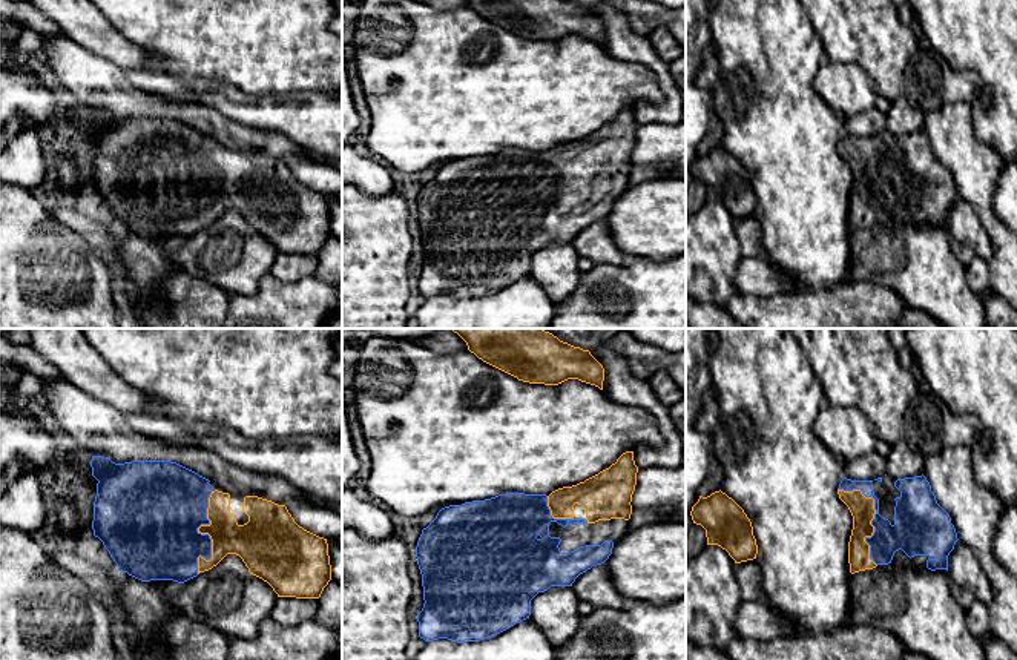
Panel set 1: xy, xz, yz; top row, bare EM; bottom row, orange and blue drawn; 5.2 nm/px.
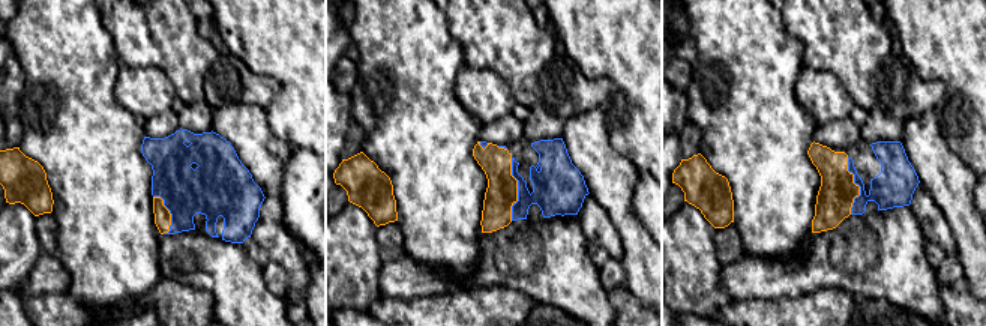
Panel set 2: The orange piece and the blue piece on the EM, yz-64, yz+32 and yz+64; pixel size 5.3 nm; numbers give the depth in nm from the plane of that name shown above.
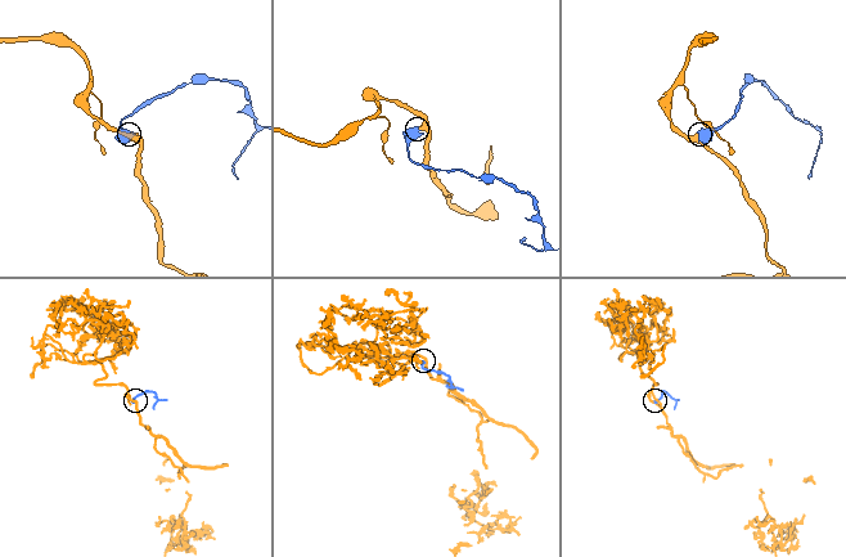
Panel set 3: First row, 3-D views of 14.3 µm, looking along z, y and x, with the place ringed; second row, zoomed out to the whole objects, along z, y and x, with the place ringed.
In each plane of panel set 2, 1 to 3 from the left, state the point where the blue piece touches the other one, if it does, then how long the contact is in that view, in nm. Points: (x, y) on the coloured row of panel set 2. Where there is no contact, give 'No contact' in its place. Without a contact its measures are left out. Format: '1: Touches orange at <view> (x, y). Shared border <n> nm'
1: Touches orange at yz-64 (168, 212). Shared border 220 nm
2: Touches orange at yz+32 (517, 190). Shared border 340 nm
3: Touches orange at yz+64 (859, 187). Shared border 300 nm

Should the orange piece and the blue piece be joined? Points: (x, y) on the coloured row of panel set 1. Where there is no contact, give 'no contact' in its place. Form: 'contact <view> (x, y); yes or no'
contact xy (206, 533); yes

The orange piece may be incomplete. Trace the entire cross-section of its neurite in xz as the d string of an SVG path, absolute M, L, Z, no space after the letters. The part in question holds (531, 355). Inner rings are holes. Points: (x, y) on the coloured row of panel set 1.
M449 328L483 362L529 384L558 385L578 379L603 390L604 368L589 350L560 341L543 328Z

